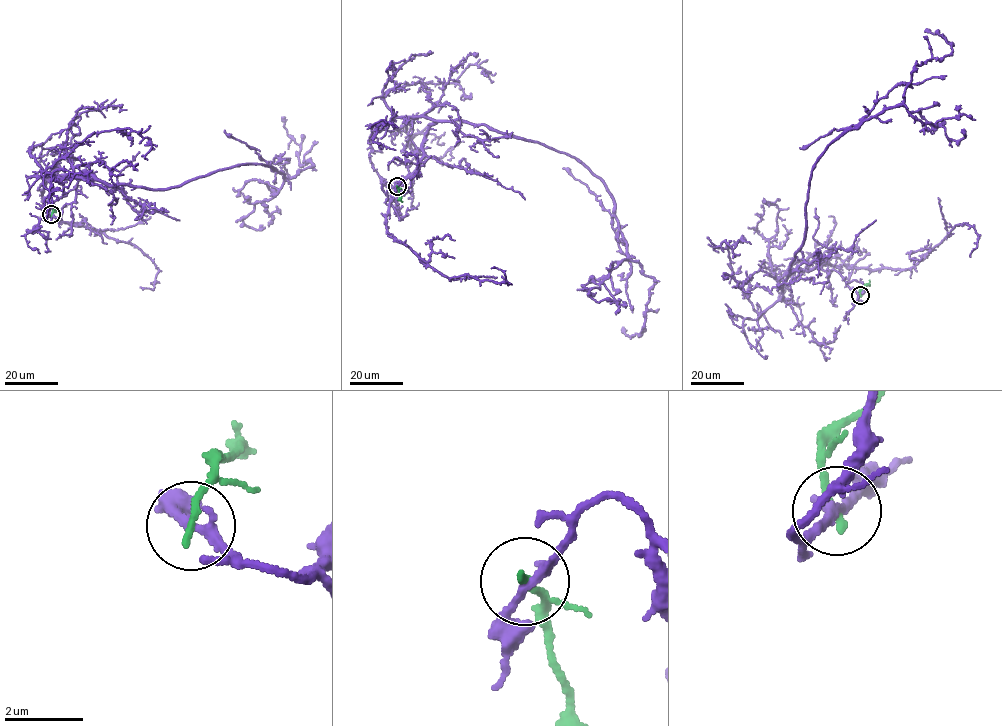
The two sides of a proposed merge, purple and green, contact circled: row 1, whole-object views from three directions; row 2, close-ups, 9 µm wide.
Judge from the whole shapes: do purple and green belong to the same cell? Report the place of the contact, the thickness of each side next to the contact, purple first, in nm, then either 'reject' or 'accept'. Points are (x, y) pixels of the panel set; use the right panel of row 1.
(860, 295) | 220/200 nm | reject

